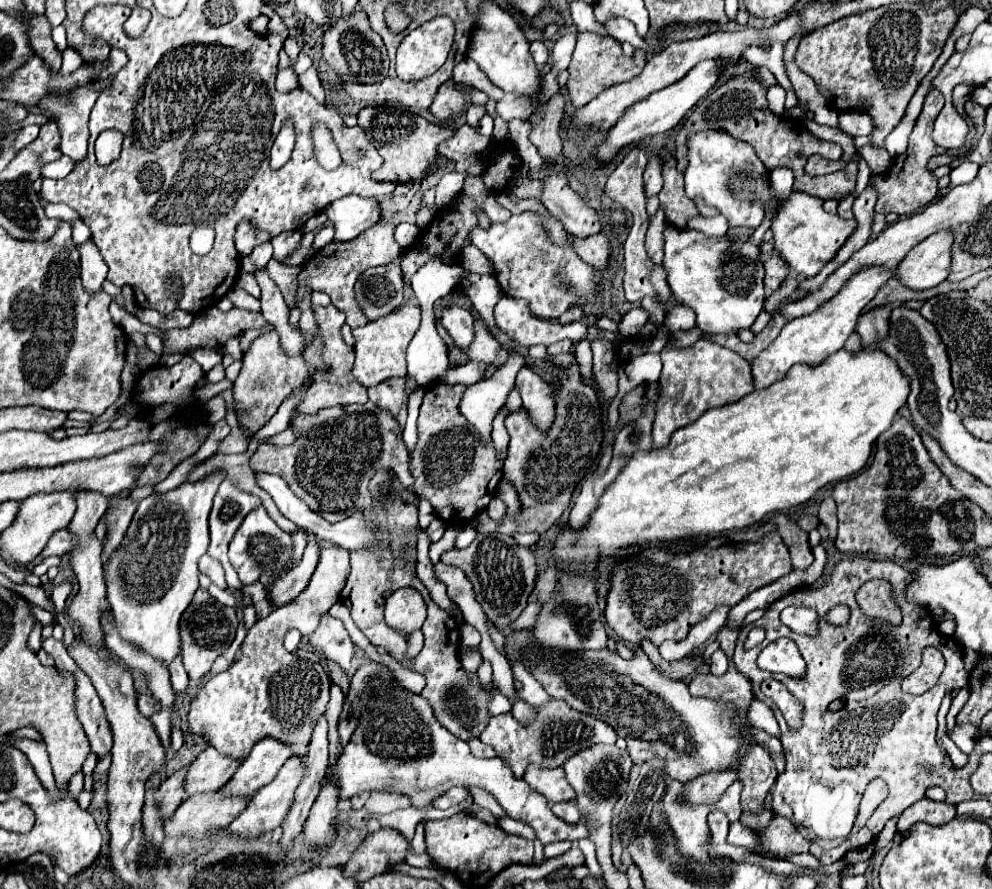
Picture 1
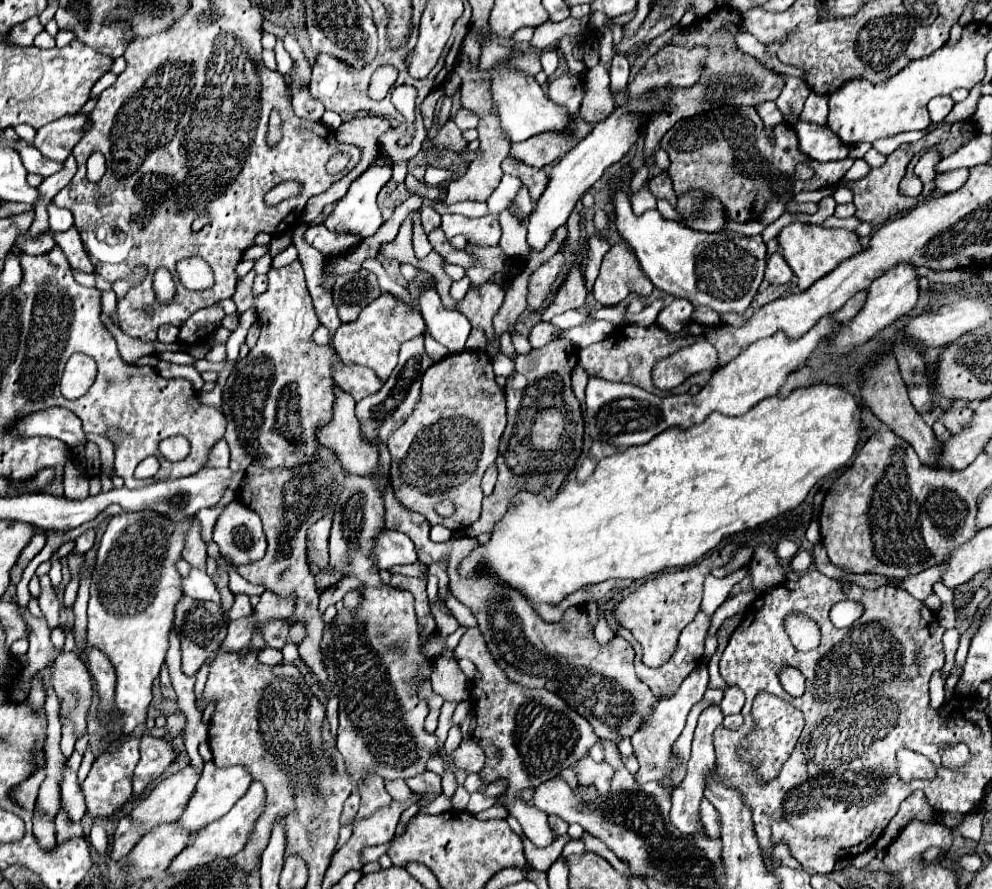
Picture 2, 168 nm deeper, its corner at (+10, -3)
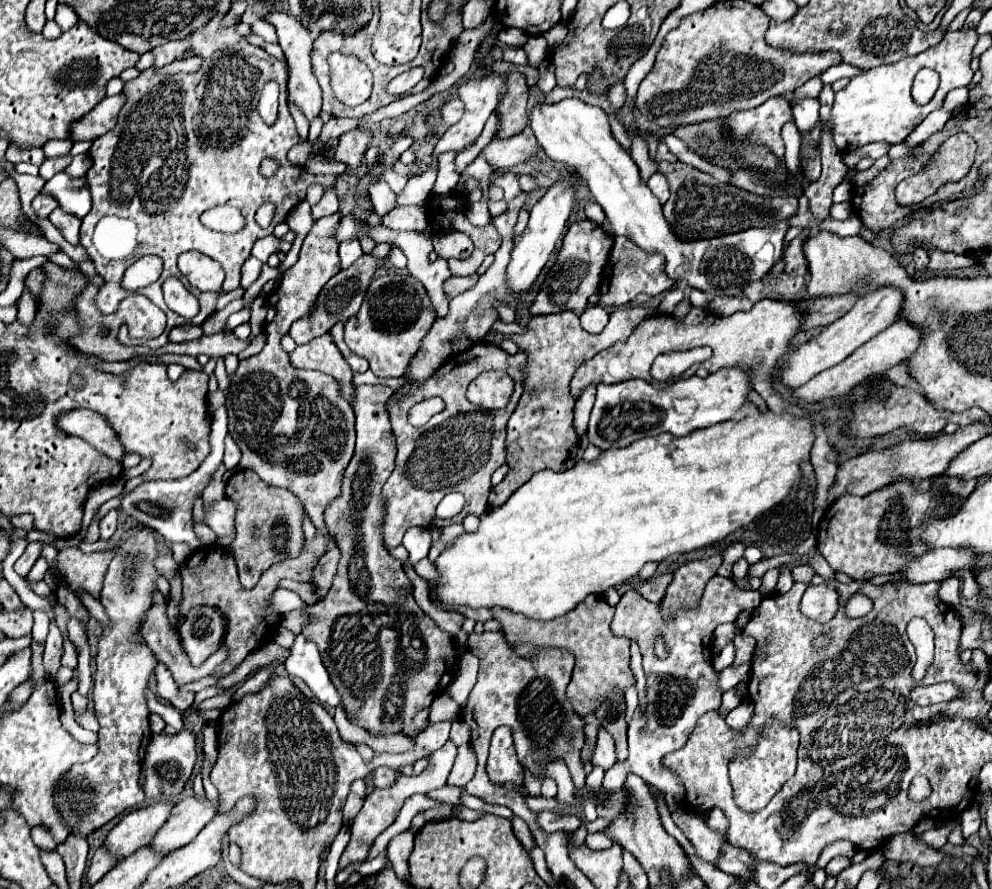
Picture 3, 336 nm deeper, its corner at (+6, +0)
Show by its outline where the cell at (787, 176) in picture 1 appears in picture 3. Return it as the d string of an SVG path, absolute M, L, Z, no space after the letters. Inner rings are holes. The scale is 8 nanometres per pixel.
M841 182L833 191L833 202L834 203L841 203L844 201L851 200L851 191L852 191L852 184L849 182Z

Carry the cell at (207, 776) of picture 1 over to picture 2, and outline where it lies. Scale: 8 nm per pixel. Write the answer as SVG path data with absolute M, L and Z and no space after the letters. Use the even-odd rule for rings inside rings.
M186 766L184 770L162 780L128 816L134 818L134 822L144 824L146 832L160 824L178 820L178 814L186 808L190 794L194 794L198 778L200 774L192 766Z

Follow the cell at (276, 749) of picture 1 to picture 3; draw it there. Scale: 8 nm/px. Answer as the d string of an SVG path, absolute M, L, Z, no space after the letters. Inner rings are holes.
M196 795L180 799L180 803L174 805L172 815L162 825L162 829L156 833L156 837L152 839L150 845L156 851L162 851L166 855L178 847L184 847L216 815L218 807L220 807L220 799L216 799L216 801L212 801L208 797L198 799Z

